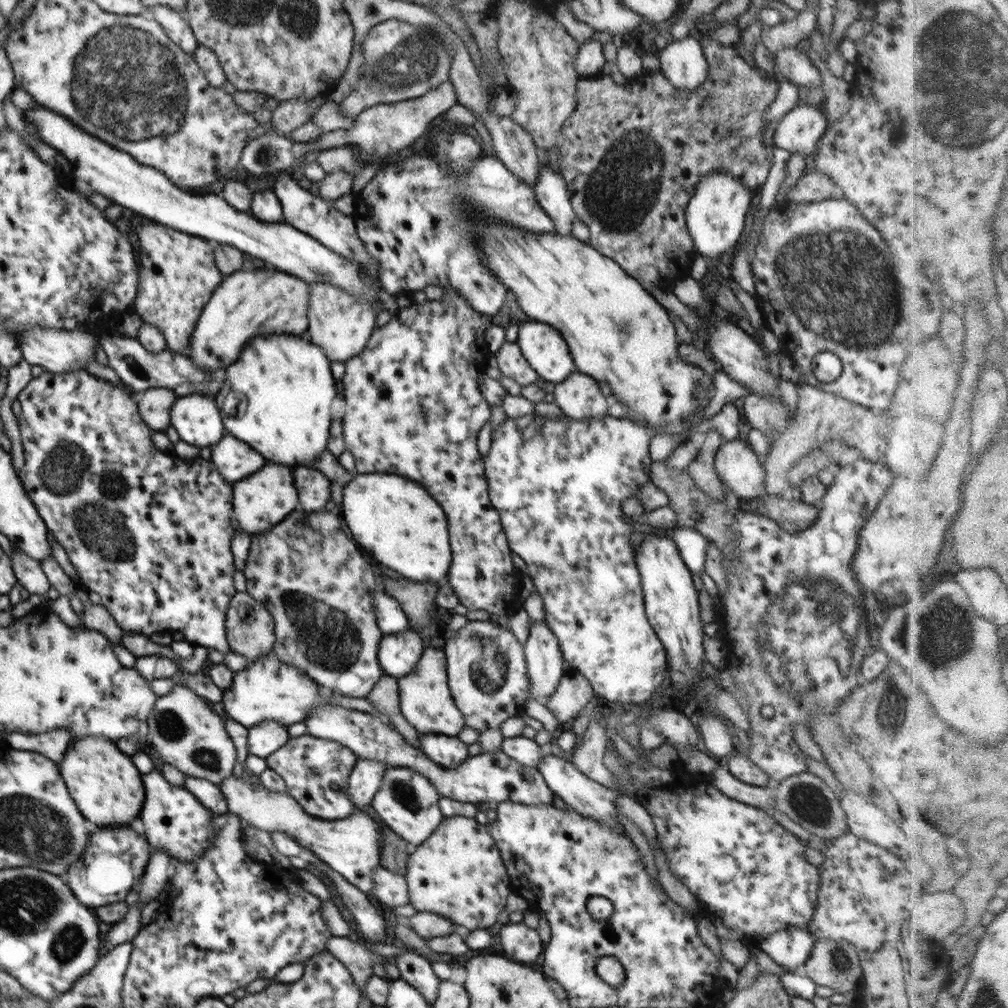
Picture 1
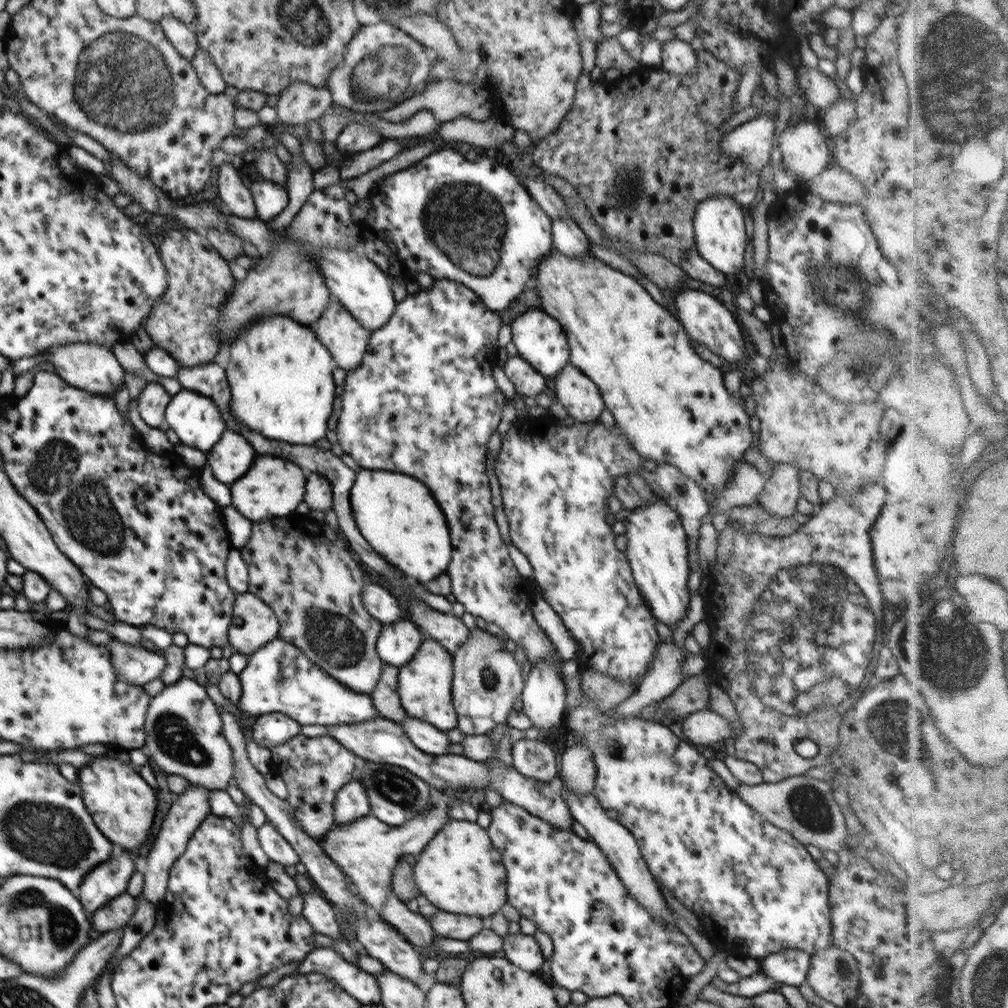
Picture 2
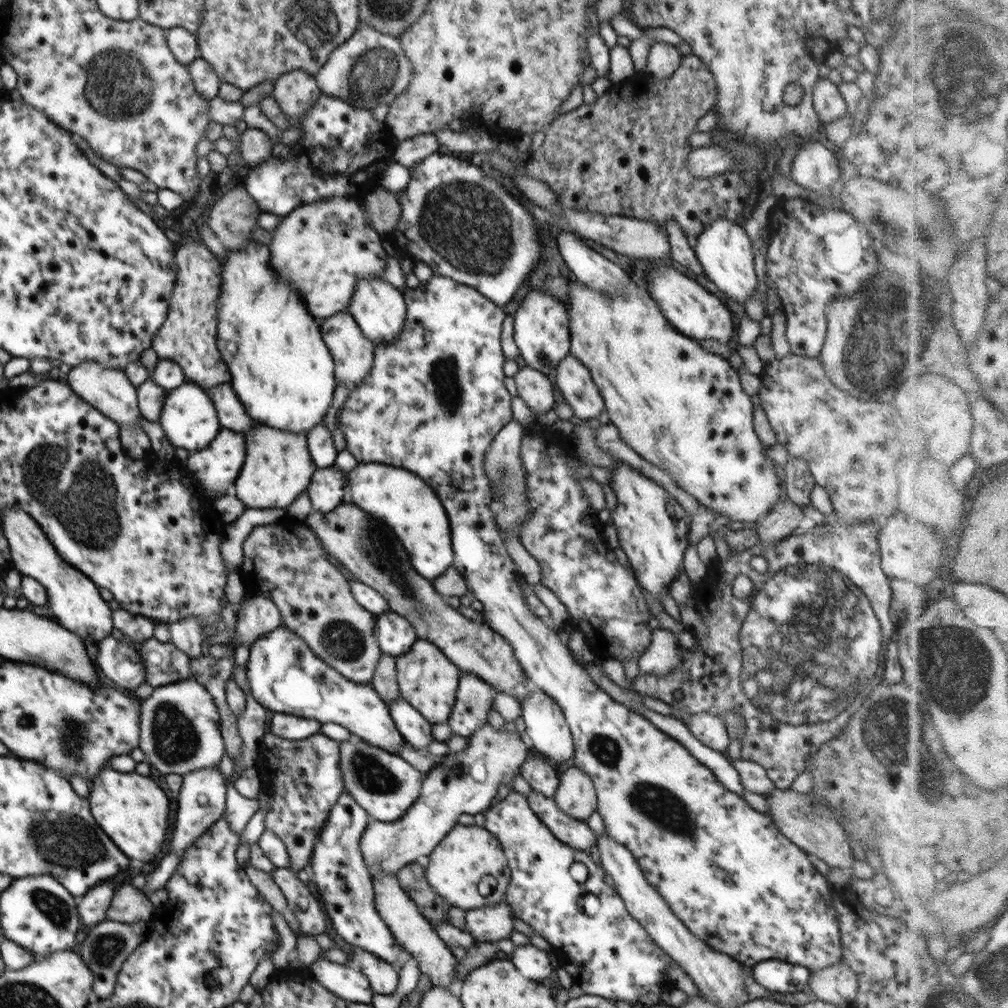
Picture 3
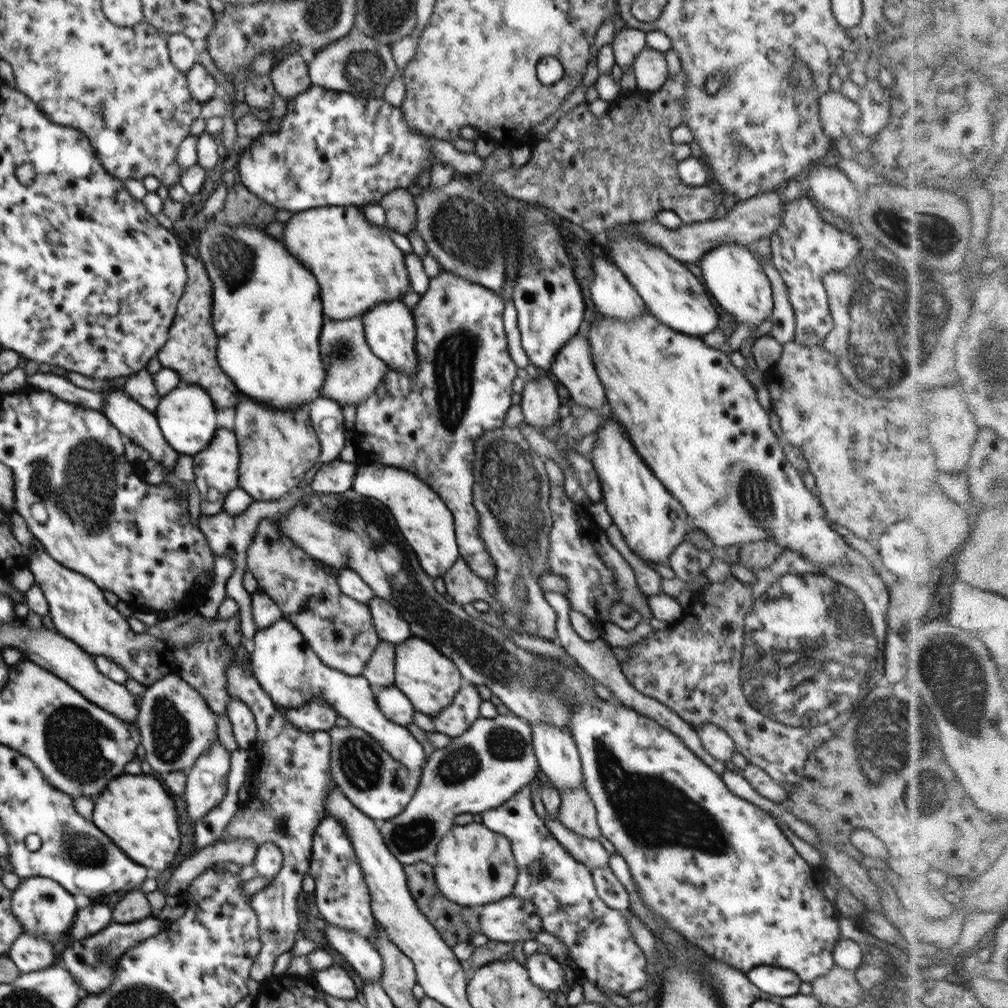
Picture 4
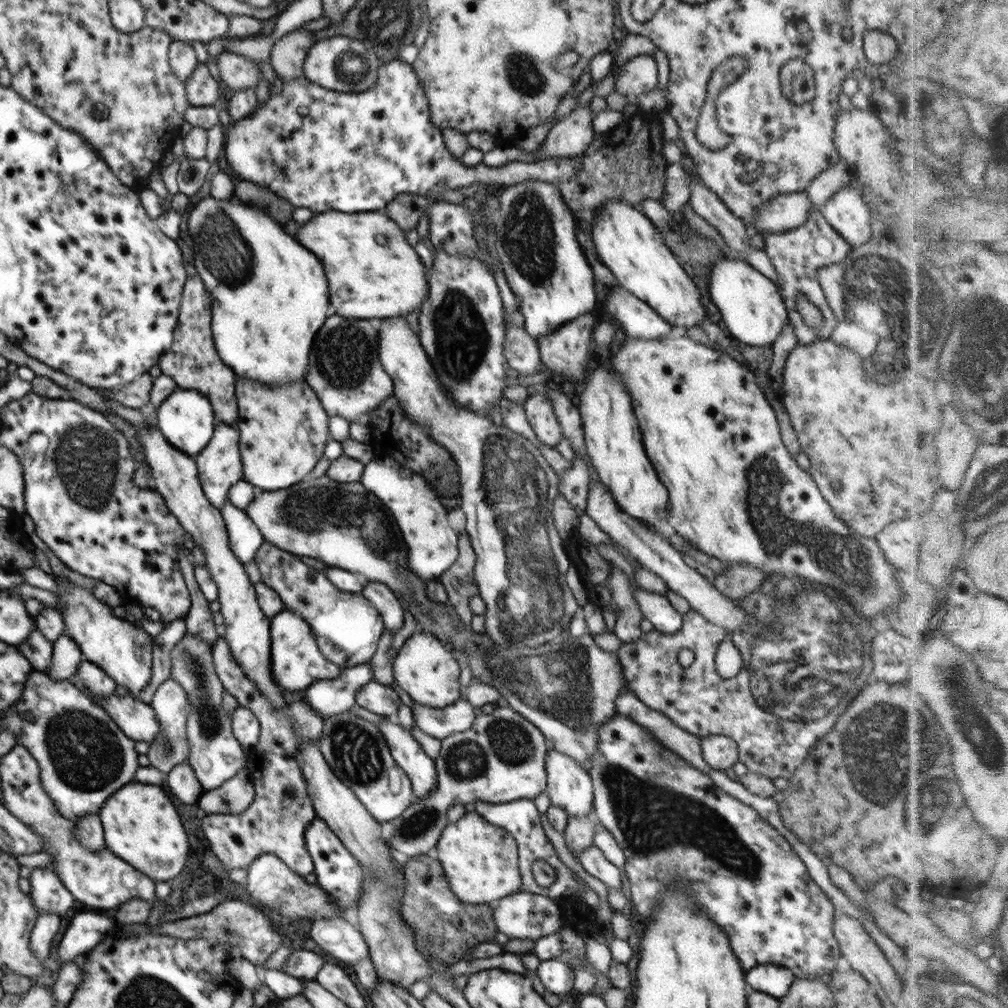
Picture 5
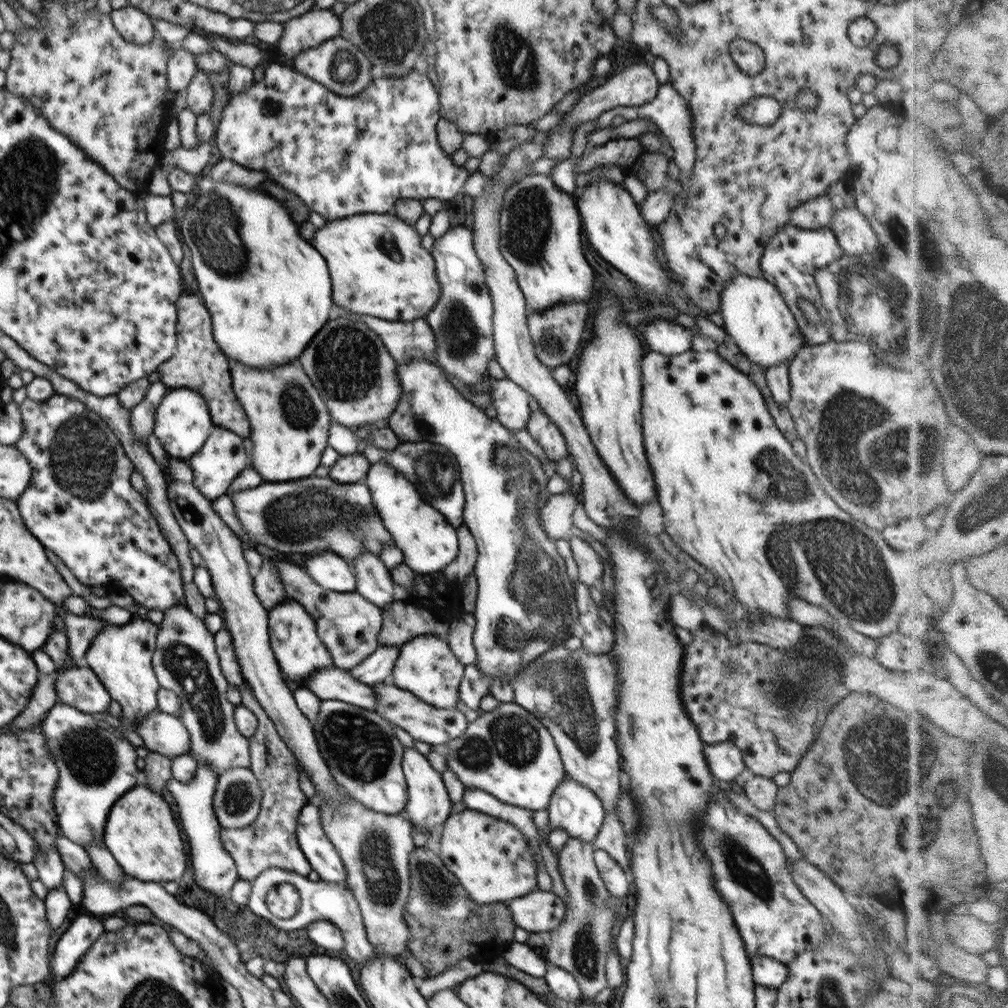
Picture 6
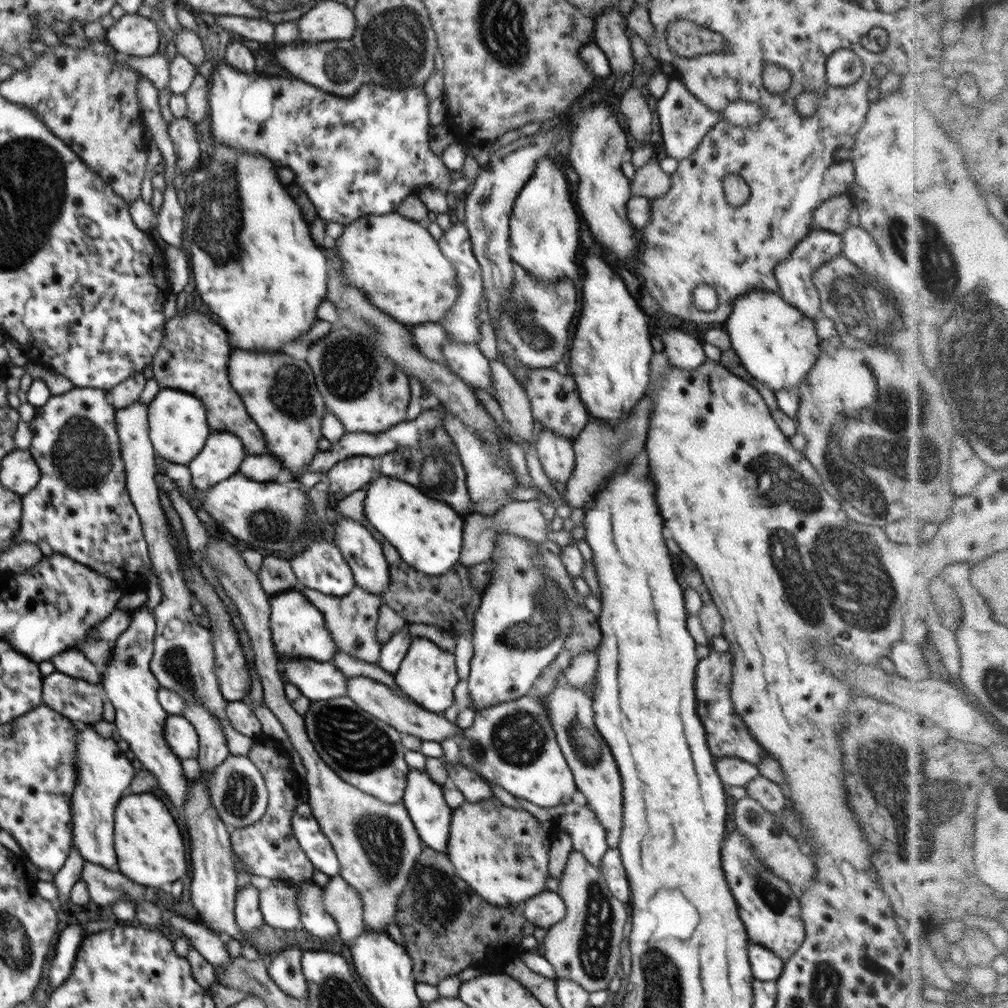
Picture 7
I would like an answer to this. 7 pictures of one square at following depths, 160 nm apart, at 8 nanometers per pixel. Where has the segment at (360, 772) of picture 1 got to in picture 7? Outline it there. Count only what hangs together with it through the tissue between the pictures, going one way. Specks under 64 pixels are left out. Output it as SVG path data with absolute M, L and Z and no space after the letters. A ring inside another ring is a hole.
M300 802L294 809L291 825L296 841L314 868L324 872L329 878L338 875L340 865L337 855L307 802Z

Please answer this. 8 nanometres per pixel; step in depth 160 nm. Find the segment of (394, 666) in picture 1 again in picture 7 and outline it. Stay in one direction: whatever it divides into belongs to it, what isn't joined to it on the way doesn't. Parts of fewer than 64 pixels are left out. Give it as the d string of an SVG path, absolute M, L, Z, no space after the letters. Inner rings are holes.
M340 517L335 524L331 539L340 549L354 575L355 583L365 591L381 594L389 585L389 563L382 553L382 545L372 537L372 533L363 524L349 517Z

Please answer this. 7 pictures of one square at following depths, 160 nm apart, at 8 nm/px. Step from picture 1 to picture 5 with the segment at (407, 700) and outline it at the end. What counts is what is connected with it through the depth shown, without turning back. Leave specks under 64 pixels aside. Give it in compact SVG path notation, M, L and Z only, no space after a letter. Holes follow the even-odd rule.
M416 631L407 638L400 648L393 662L394 682L403 688L416 704L430 708L447 708L454 704L462 695L463 690L458 678L463 665L459 664L453 656L453 652L445 643L433 634Z

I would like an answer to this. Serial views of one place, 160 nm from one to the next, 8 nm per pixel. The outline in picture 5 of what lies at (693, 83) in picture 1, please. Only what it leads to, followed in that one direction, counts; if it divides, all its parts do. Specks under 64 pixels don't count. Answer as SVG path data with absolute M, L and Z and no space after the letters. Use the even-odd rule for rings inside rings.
M640 55L626 61L616 70L614 92L626 96L628 102L636 102L638 96L652 92L657 86L657 62L648 55Z

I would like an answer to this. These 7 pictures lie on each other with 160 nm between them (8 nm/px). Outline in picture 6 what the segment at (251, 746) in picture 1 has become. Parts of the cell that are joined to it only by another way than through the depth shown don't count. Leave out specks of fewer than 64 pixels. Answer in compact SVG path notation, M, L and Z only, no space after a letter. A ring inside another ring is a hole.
M379 645L365 661L363 660L358 666L352 668L350 674L368 686L382 682L393 674L393 668L400 651L400 646Z

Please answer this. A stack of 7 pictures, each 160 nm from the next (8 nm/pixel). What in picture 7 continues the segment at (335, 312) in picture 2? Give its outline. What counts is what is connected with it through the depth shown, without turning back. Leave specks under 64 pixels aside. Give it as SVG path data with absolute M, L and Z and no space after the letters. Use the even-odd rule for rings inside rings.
M335 325L326 338L312 342L305 362L313 371L327 410L344 425L346 433L377 434L404 420L410 402L409 378L375 349L372 338Z

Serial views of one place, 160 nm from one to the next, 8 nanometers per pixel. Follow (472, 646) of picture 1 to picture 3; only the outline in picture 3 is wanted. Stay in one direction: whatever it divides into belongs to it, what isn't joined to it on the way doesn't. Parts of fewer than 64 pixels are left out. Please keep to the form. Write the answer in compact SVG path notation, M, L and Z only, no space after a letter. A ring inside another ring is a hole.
M471 672L460 674L455 704L447 724L453 735L468 738L487 723L487 715L494 709L493 698L499 690Z

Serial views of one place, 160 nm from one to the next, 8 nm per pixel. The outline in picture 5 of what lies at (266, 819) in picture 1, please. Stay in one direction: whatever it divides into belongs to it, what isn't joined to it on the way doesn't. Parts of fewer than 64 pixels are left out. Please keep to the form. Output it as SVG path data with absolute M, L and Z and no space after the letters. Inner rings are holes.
M509 706L495 707L492 714L475 718L472 727L462 733L454 734L441 741L441 750L434 758L436 766L436 791L425 798L418 798L398 817L383 825L387 844L408 858L426 855L432 848L438 848L440 835L447 825L447 810L458 799L464 805L476 800L488 801L492 804L527 798L534 800L536 796L546 791L547 776L544 768L547 759L547 741L538 727L531 724L522 714L518 714Z

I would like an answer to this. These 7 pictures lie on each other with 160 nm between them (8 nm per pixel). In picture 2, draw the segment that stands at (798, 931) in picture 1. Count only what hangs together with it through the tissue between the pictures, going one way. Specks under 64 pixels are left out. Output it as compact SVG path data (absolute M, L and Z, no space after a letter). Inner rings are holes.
M783 948L760 960L761 972L782 985L800 987L806 983L809 954L798 948Z

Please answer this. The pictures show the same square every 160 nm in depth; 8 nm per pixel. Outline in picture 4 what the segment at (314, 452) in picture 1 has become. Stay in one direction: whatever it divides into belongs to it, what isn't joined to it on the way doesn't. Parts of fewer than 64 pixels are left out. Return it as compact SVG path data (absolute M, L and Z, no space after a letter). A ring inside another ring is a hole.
M220 216L206 220L206 226L198 234L196 246L198 247L200 261L204 263L212 283L212 322L217 336L217 362L220 369L233 380L240 395L252 396L256 402L279 411L285 411L286 409L305 410L309 402L321 396L320 391L326 378L326 369L324 369L324 364L320 360L319 345L322 325L326 320L326 315L323 313L322 302L320 302L318 279L314 277L314 274L308 268L304 268L304 264L300 264L300 260L296 260L296 256L292 256L286 250L286 246L282 242L271 238L265 231L256 229L254 226L227 226Z

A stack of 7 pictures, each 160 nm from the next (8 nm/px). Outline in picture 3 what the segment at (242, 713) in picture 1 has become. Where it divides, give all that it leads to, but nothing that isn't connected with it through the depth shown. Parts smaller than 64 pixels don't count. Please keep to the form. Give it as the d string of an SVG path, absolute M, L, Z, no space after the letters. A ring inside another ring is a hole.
M283 624L272 632L260 636L249 647L249 659L245 667L250 692L261 706L270 711L270 714L279 713L306 718L306 720L318 720L320 724L330 722L339 724L346 728L352 737L362 739L371 746L392 755L396 755L398 749L407 744L392 721L389 706L380 698L371 683L357 683L341 675L318 658L300 636Z

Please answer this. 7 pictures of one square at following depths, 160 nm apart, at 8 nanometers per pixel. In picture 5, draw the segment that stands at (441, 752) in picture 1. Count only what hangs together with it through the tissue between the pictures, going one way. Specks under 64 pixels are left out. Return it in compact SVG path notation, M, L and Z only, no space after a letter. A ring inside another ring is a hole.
M370 681L356 691L355 701L358 706L369 710L371 713L384 718L394 719L402 704L398 693L391 685L385 685L378 681Z

